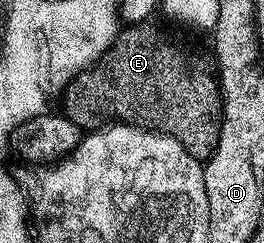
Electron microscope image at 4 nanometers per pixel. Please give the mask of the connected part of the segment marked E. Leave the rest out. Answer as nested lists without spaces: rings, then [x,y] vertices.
[[[153,22],[125,26],[117,33],[116,40],[90,68],[84,68],[70,80],[63,90],[65,108],[63,115],[82,130],[97,130],[102,127],[101,116],[110,116],[113,122],[132,124],[150,132],[175,138],[196,160],[206,161],[213,155],[221,133],[221,90],[214,69],[197,52],[176,44]]]

